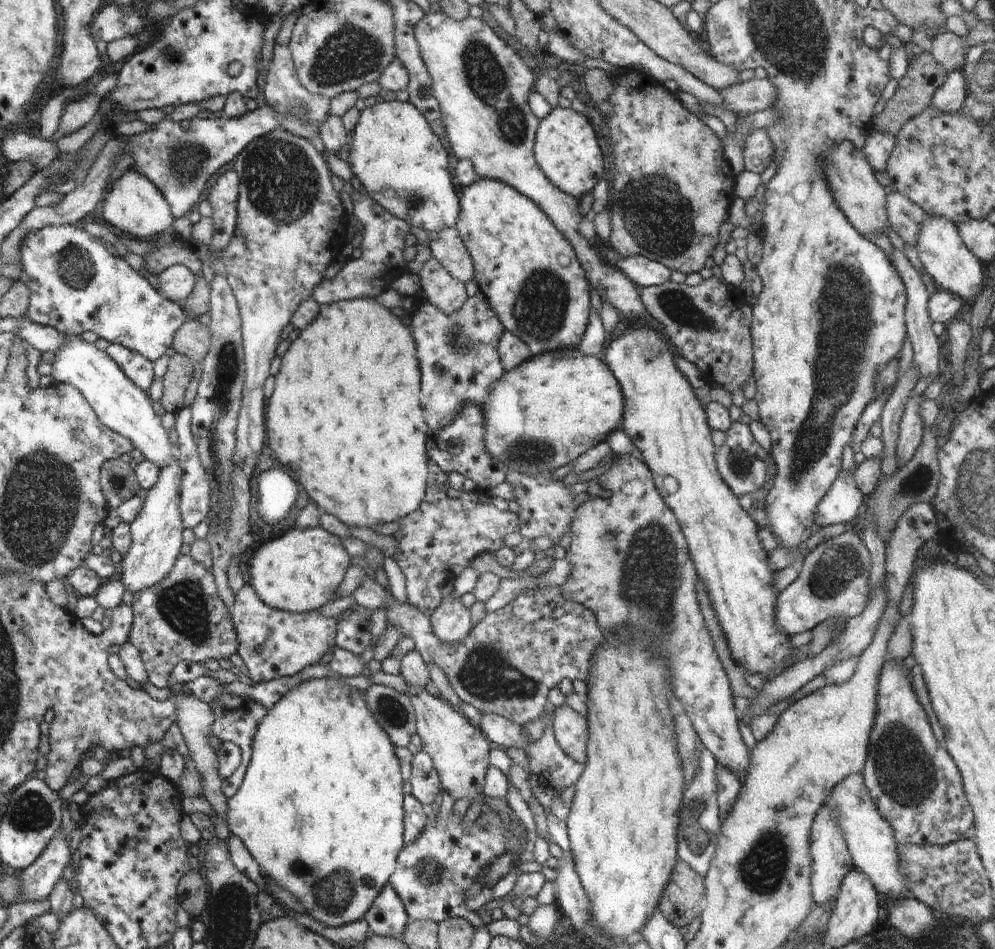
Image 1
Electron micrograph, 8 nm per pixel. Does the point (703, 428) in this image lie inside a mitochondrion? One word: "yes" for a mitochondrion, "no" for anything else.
no

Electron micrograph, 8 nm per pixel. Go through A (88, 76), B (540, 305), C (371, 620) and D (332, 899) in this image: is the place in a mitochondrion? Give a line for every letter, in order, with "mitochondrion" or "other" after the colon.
A: other
B: mitochondrion
C: other
D: mitochondrion

